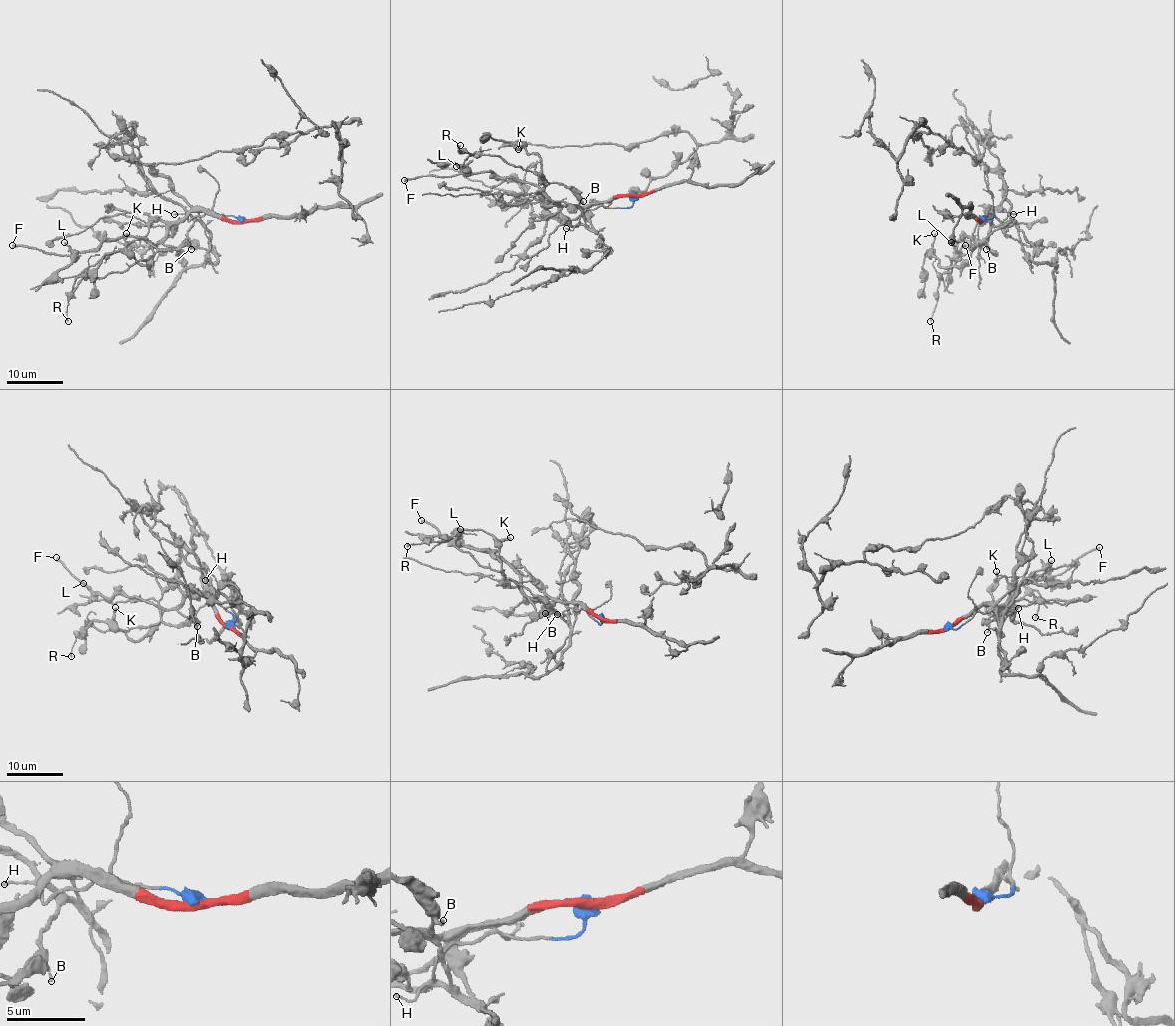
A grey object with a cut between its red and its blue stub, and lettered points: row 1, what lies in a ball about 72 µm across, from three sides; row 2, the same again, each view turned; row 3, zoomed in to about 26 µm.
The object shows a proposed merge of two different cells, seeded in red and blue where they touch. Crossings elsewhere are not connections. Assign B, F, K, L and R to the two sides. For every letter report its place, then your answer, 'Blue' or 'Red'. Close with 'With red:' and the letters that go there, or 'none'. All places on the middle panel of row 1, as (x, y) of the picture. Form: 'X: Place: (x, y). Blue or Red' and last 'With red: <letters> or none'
B: Place: (583, 201). Blue
F: Place: (404, 180). Red
K: Place: (518, 149). Red
L: Place: (456, 166). Red
R: Place: (460, 145). Blue
With red: F, K, L

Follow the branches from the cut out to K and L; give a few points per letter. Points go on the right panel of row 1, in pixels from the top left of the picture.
K: (981, 222), (989, 210), (989, 237), (959, 265), (939, 265), (932, 247), (935, 233)
L: (981, 222), (989, 210), (991, 233), (982, 244), (964, 237), (957, 244), (957, 252), (950, 243)

